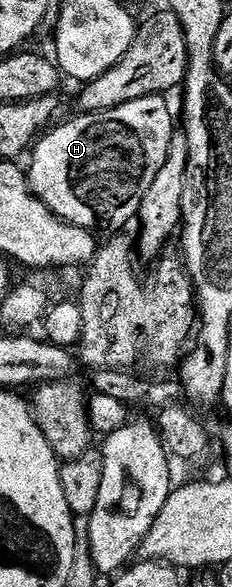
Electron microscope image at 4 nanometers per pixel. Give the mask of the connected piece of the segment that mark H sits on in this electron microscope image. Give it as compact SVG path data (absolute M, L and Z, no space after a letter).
M160 95L134 99L110 111L76 115L73 121L60 126L57 124L51 131L45 132L35 142L31 150L31 153L33 152L32 166L27 166L26 169L32 194L52 214L61 217L64 221L69 221L71 225L77 225L89 231L123 230L120 228L131 217L133 220L139 214L142 195L146 195L150 183L154 183L154 175L158 175L162 163L166 163L166 151L170 151L170 139L174 126L172 126L172 113L164 101L167 100Z

